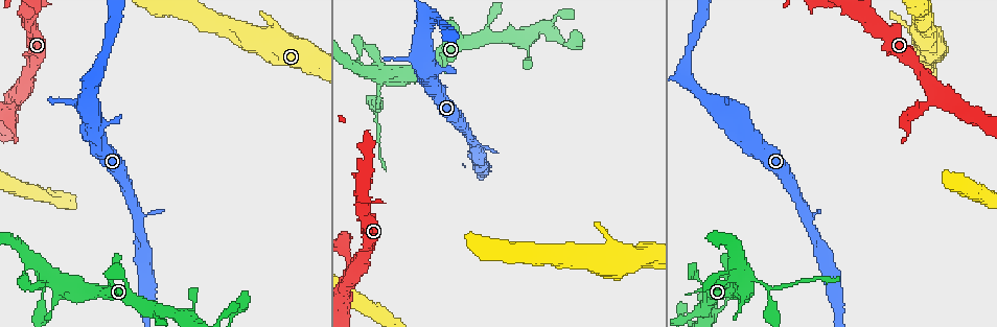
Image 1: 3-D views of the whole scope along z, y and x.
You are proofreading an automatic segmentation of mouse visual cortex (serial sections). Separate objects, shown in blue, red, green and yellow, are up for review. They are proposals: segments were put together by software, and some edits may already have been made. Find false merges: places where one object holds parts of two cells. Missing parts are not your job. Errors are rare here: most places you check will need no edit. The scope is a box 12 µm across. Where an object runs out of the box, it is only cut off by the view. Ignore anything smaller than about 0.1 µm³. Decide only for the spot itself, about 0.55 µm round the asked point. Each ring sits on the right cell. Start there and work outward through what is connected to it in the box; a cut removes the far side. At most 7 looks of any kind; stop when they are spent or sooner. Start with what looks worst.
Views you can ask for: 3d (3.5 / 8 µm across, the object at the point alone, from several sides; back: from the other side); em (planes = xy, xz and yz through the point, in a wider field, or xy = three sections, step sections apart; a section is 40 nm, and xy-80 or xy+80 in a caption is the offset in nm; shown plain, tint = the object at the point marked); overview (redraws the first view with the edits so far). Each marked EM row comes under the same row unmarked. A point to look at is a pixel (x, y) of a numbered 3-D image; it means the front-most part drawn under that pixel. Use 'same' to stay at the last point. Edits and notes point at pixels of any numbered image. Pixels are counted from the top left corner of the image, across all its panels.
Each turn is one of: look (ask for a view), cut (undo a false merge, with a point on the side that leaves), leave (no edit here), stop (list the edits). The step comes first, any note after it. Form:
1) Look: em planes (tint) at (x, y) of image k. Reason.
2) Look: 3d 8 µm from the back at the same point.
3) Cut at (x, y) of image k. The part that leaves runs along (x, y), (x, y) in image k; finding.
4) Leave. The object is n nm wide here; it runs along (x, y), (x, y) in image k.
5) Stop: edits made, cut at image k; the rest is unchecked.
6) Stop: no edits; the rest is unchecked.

Look: 3d 3.5 µm at (769, 296) of image 1. Thin neck.

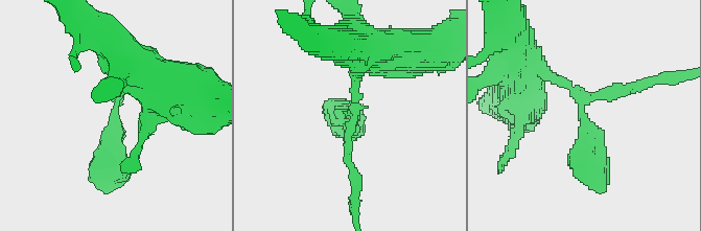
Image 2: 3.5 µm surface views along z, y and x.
Cut at (608, 92) of image 2. The part that leaves runs along (574, 90), (600, 186) in image 2; two cells meet here.

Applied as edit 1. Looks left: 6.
Look: 3d 8 µm at (935, 99) of image 1. Sudden change in width.

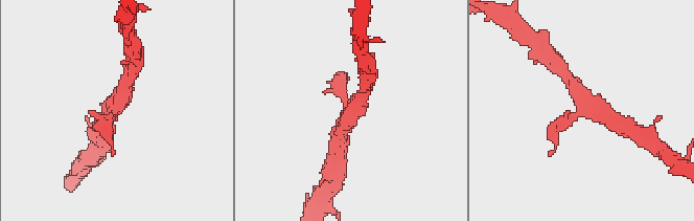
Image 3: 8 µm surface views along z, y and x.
Look: 3d 3.5 µm from the back at (580, 108) of image 3.

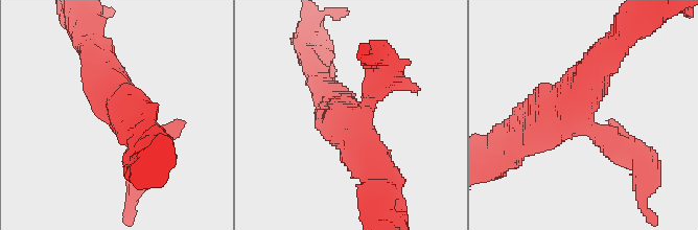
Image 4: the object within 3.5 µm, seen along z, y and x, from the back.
Leave. 3 arms meet here; the arms are 250, 400, 500 nm wide; it runs along (608, 52), (577, 94), (517, 142) in image 4; one cell here.

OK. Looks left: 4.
Look: 3d 8 µm at (240, 308) of image 1. Sharp bend.

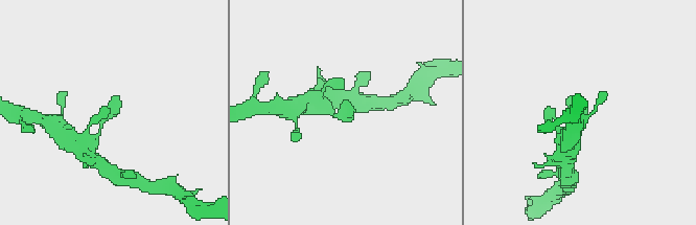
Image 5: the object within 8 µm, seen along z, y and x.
Look: em xy step 1 (tint) at (342, 116) of image 5.

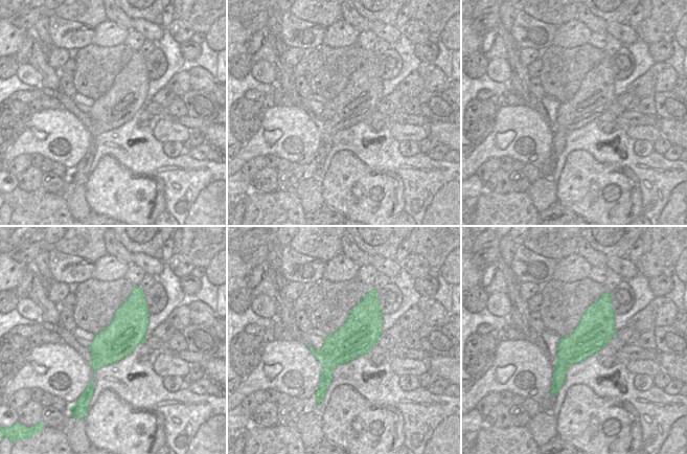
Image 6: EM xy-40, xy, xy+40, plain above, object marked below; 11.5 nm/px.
Leave. It runs along (93, 136), (114, 108), (115, 95) in image 5; all the same cell.

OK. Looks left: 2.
Stop: edits made, cut at image 2; the rest is unchecked.

